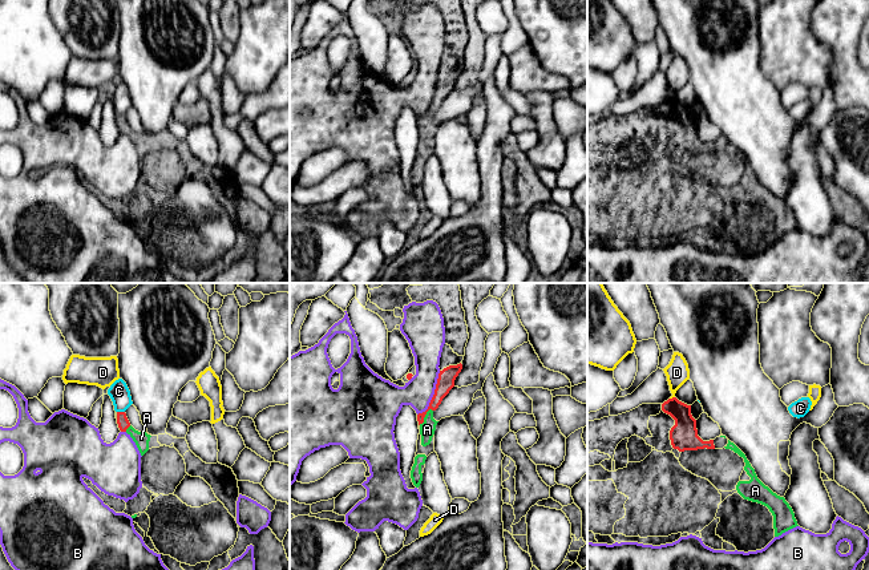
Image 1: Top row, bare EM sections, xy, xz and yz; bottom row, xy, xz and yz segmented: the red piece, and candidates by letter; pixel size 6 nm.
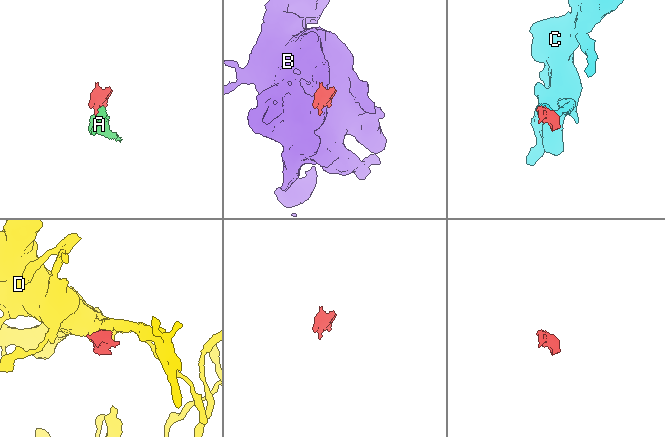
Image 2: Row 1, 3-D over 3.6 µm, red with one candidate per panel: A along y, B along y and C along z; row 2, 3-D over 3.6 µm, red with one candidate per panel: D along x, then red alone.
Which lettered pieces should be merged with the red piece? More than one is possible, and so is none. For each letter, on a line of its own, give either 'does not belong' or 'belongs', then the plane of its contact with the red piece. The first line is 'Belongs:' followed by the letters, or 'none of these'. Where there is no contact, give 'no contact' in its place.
Belongs: A
A: belongs; meets red in xz
B: does not belong; meets red in xz
C: does not belong; meets red in xy
D: does not belong; meets red in yz

